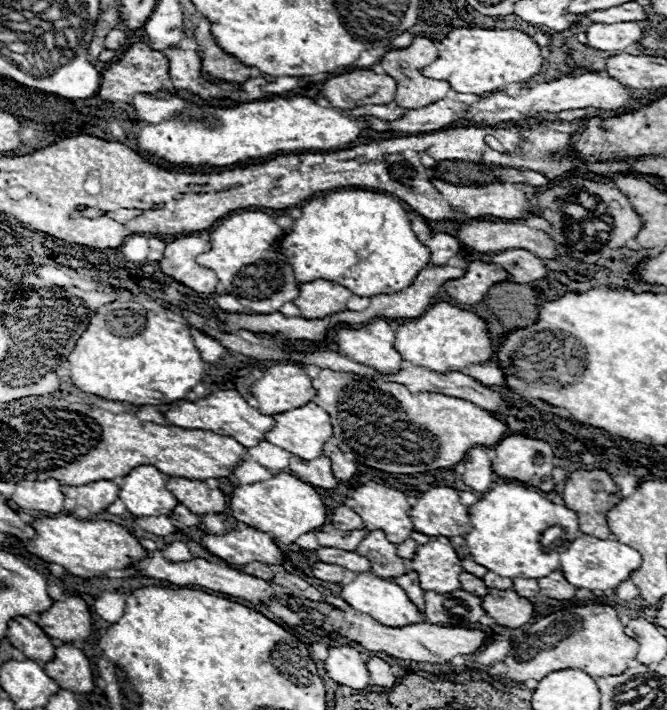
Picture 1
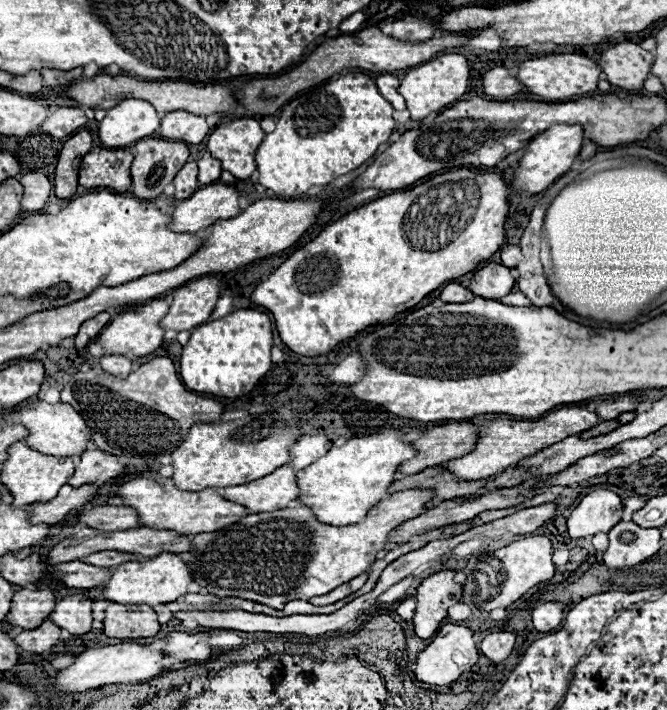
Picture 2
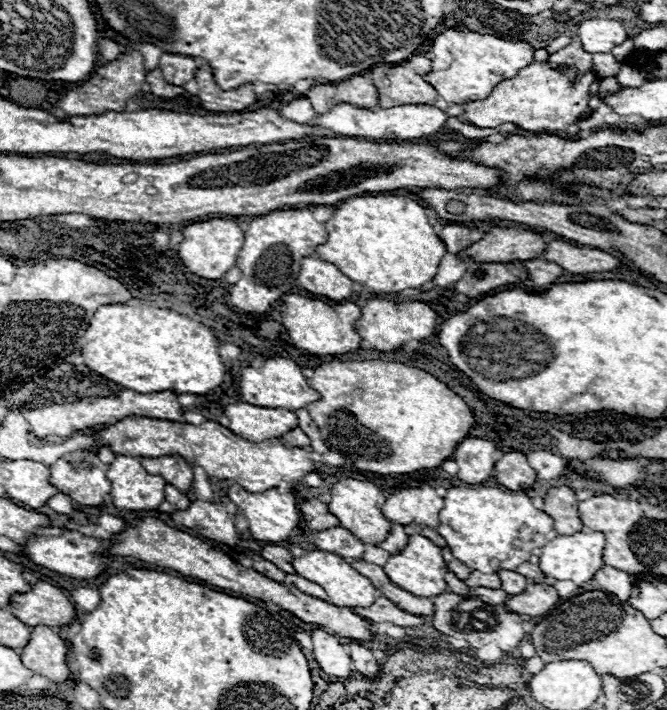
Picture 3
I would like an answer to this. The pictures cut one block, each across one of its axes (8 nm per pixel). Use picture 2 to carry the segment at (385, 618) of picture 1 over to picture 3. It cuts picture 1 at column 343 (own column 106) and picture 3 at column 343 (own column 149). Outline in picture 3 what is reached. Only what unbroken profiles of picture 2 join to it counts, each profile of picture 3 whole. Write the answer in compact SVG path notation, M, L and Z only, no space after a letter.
M314 550L314 552L308 552L306 556L294 558L292 566L306 580L320 584L326 590L328 598L338 606L368 608L368 604L372 604L372 600L376 600L376 596L380 596L380 592L372 586L372 582L366 576L362 576L360 572L356 572L342 556L336 556L336 554L330 554L330 552L324 552L324 550Z

